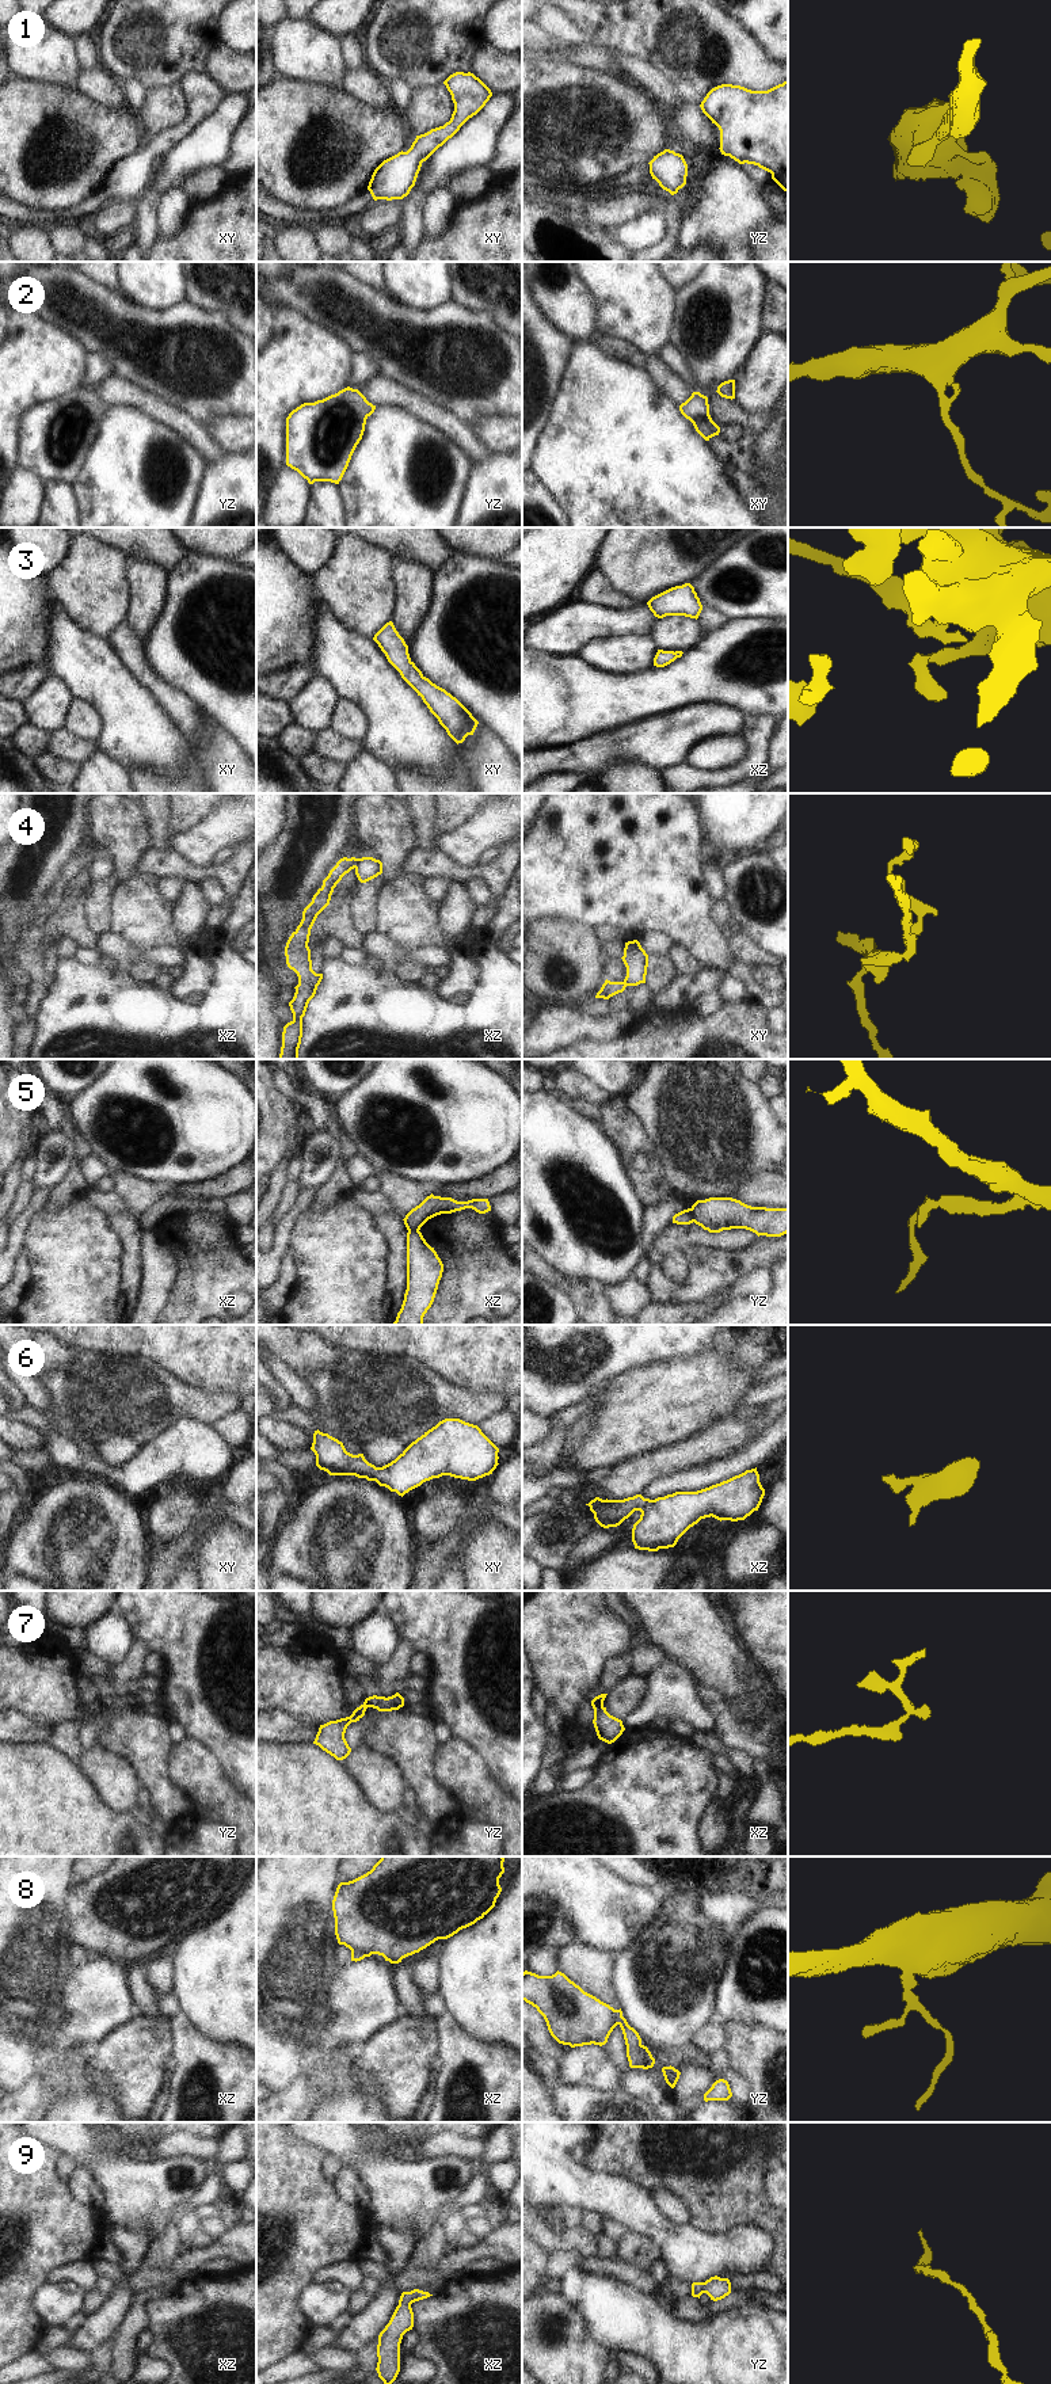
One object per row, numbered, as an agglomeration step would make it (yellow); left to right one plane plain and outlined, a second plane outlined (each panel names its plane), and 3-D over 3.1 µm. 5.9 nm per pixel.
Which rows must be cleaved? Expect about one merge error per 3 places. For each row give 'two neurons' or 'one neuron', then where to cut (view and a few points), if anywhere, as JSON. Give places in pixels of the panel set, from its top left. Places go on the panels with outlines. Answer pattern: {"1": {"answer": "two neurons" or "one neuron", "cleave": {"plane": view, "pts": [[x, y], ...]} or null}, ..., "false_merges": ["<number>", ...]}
{"1": {"answer": "one neuron", "cleave": null}, "2": {"answer": "one neuron", "cleave": null}, "3": {"answer": "one neuron", "cleave": null}, "4": {"answer": "two neurons", "cleave": {"plane": "xz", "pts": [[360, 859], [354, 867]]}}, "5": {"answer": "two neurons", "cleave": {"plane": "yz", "pts": [[689, 1208], [695, 1221]]}}, "6": {"answer": "one neuron", "cleave": null}, "7": {"answer": "two neurons", "cleave": {"plane": "yz", "pts": [[364, 1703], [366, 1707]]}}, "8": {"answer": "two neurons", "cleave": {"plane": "xz", "pts": [[351, 1950], [362, 1950], [368, 1956]]}}, "9": {"answer": "one neuron", "cleave": null}, "false_merges": ["4", "5", "7", "8"]}

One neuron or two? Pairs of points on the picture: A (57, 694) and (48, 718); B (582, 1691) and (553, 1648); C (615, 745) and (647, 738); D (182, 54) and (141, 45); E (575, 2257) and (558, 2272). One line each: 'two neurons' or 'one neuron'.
A: one neuron
B: one neuron
C: one neuron
D: one neuron
E: one neuron

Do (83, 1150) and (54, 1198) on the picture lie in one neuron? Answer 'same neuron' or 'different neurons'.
same neuron

